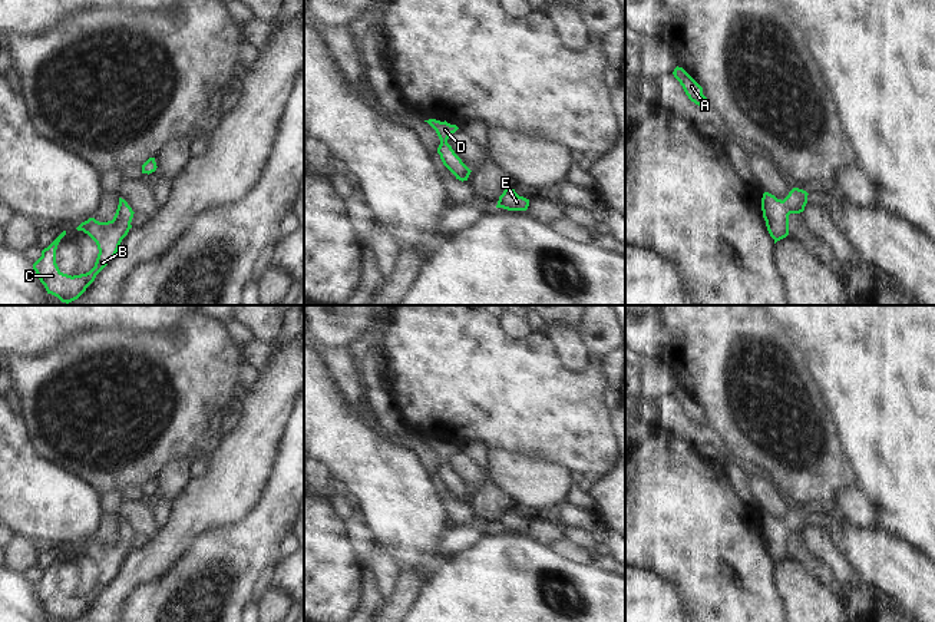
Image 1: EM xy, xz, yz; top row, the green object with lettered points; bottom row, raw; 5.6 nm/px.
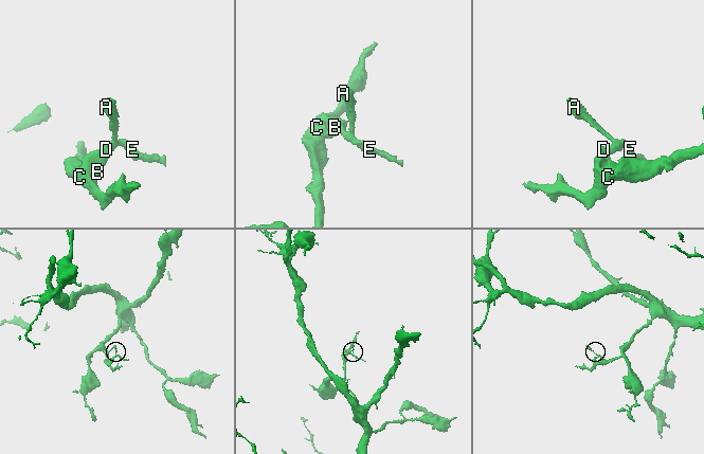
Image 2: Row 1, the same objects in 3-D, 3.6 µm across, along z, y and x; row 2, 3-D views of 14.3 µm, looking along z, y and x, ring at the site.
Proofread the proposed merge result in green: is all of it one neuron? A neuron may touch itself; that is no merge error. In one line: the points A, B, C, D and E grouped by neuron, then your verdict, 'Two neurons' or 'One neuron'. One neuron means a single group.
Groups: A B C D E. One neuron.

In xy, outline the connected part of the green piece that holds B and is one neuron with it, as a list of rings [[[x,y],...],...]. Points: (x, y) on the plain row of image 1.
[[[119,519],[119,526],[112,542],[99,543],[95,539],[89,539],[76,549],[77,552],[87,555],[99,570],[95,588],[86,595],[72,598],[63,595],[56,585],[56,570],[60,560],[66,556],[66,552],[44,569],[42,578],[33,585],[33,590],[47,615],[57,618],[60,622],[77,621],[95,602],[96,596],[116,576],[122,560],[132,549],[130,543],[133,535],[135,533],[128,523]]]

